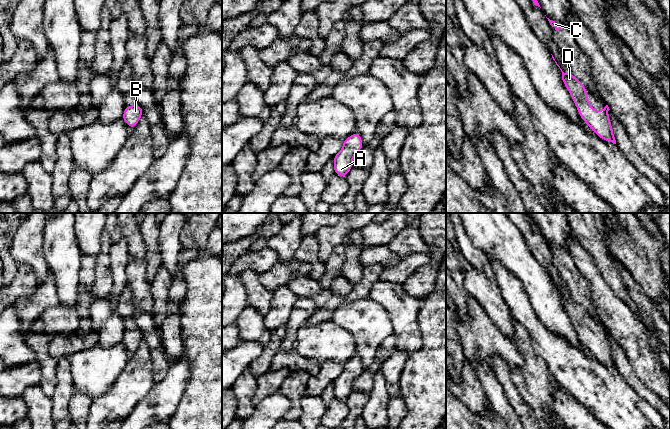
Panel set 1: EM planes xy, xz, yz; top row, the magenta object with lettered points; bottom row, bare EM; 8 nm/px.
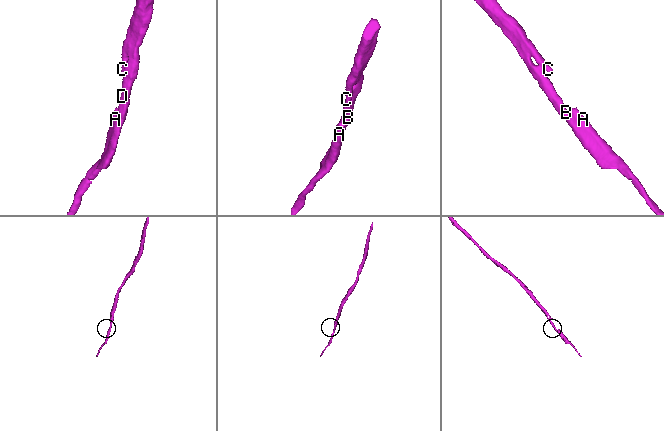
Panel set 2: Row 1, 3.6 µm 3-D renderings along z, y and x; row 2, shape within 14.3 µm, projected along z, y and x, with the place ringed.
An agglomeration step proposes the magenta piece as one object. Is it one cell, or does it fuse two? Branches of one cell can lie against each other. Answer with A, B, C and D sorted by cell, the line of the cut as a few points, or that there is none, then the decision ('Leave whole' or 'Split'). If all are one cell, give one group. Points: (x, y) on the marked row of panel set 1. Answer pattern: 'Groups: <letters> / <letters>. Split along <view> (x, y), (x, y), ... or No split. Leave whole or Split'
Groups: A B C D. No split. Leave whole

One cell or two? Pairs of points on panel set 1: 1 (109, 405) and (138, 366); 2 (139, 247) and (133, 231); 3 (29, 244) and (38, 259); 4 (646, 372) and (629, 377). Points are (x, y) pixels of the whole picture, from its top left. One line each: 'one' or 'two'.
1: one
2: one
3: one
4: two

